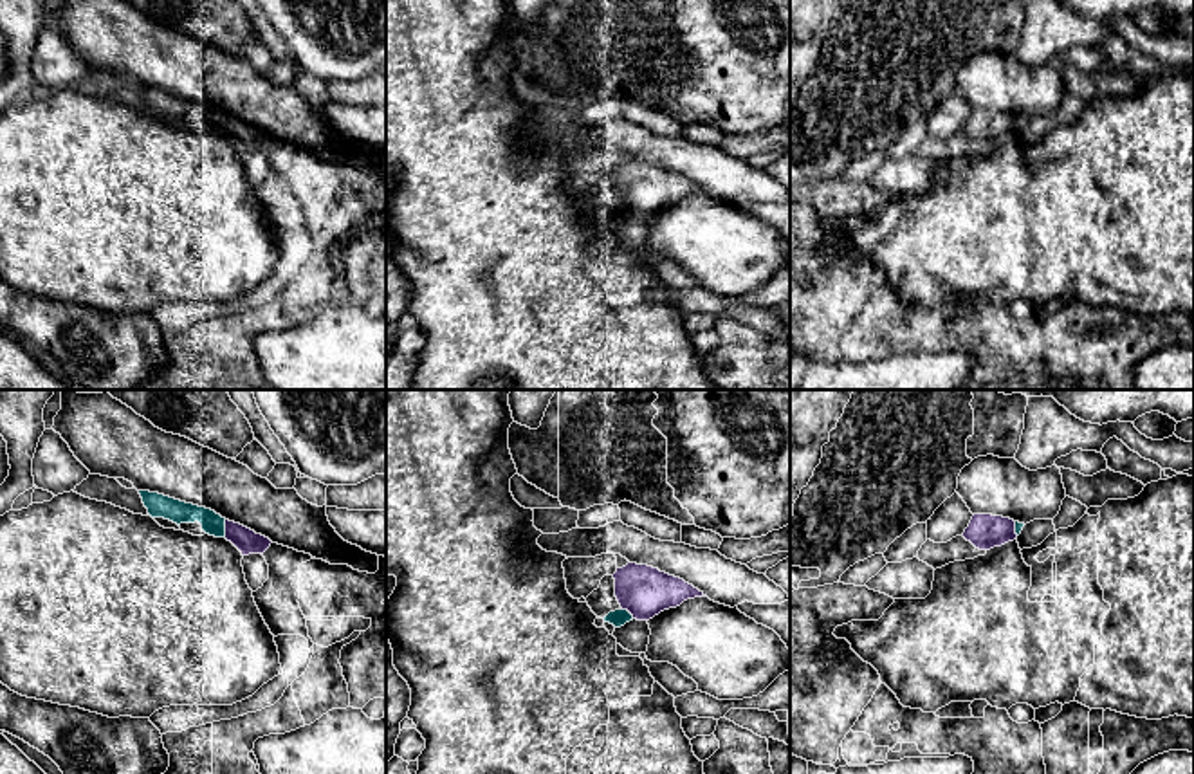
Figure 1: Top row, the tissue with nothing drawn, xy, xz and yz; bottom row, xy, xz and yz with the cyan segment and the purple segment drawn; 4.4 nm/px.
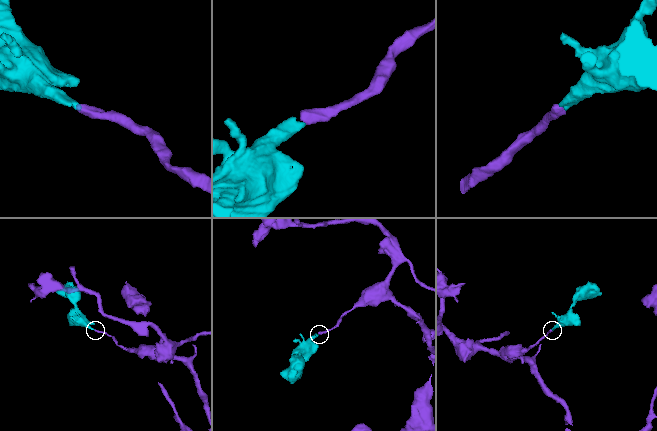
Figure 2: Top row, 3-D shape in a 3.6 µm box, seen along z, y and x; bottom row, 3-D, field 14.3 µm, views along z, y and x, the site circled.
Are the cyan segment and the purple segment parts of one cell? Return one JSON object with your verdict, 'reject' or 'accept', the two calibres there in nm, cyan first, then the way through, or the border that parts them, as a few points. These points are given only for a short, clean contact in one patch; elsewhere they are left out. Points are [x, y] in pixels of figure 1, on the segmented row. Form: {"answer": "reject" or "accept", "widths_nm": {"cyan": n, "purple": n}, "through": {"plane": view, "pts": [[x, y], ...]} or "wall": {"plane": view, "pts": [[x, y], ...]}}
{"answer": "accept", "widths_nm": {"cyan": 100, "purple": 110}}

